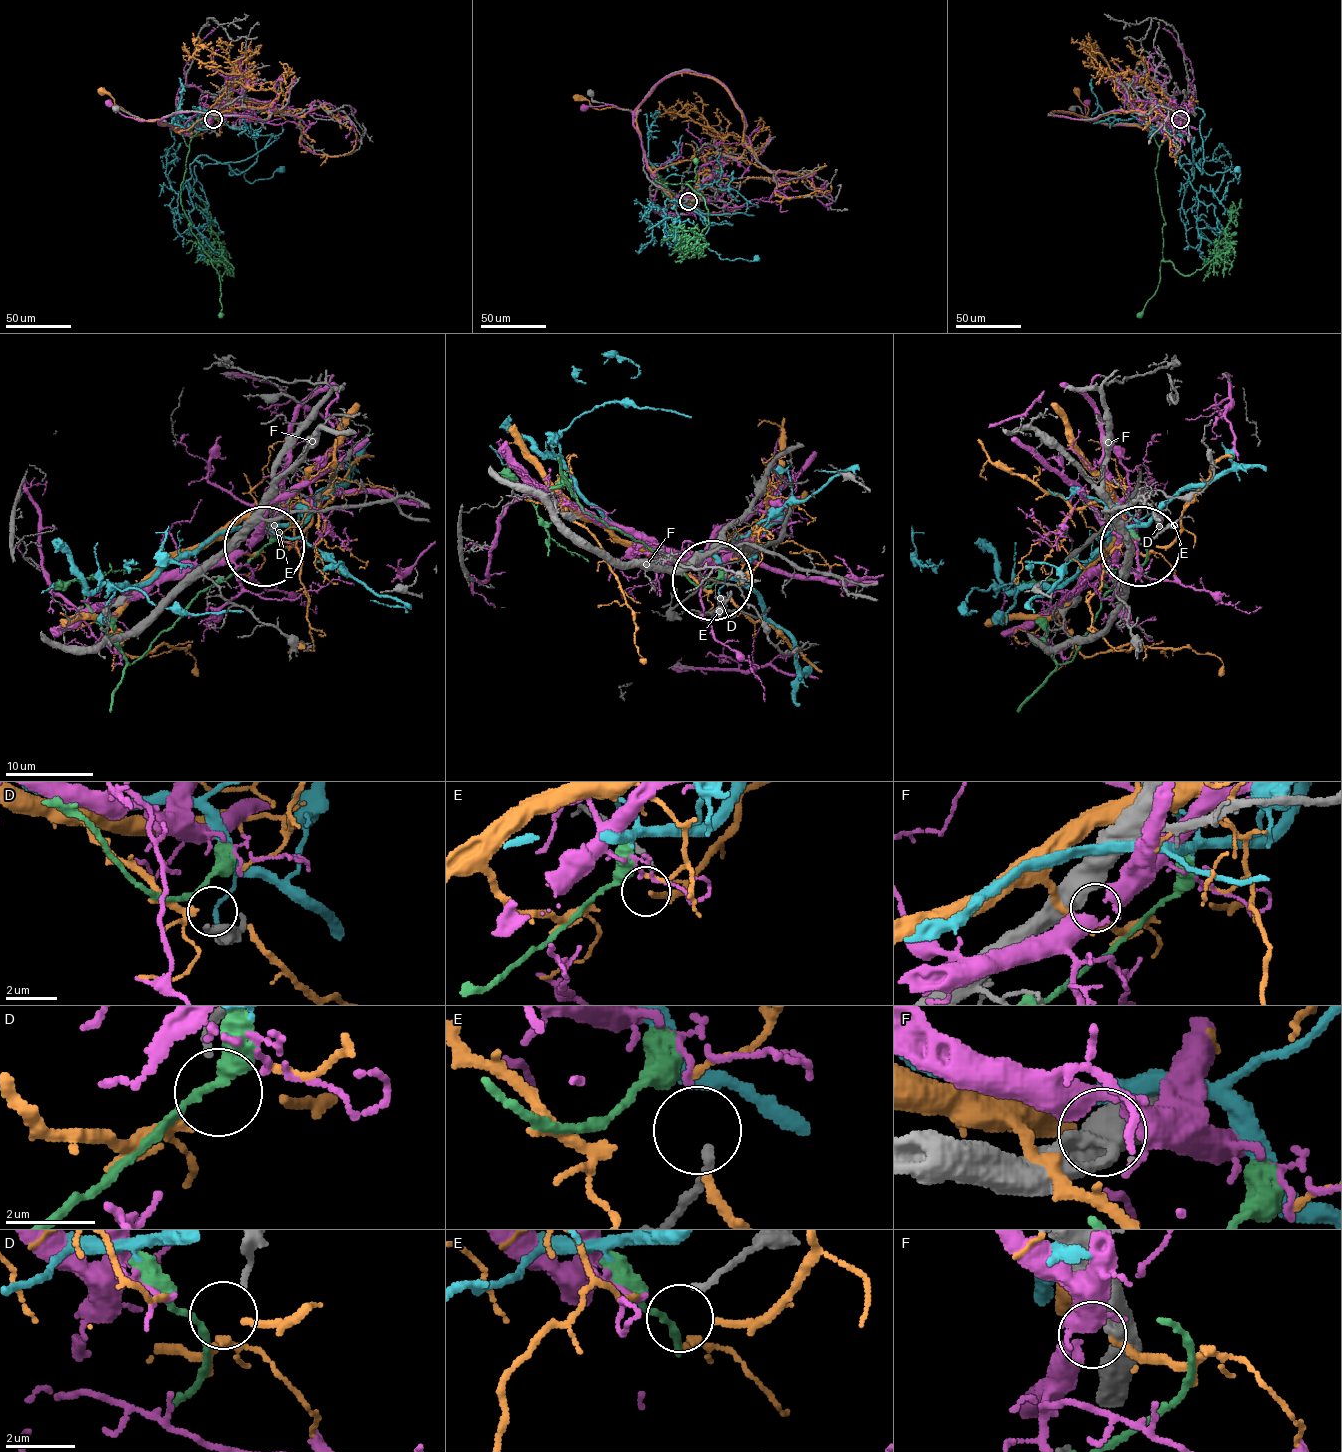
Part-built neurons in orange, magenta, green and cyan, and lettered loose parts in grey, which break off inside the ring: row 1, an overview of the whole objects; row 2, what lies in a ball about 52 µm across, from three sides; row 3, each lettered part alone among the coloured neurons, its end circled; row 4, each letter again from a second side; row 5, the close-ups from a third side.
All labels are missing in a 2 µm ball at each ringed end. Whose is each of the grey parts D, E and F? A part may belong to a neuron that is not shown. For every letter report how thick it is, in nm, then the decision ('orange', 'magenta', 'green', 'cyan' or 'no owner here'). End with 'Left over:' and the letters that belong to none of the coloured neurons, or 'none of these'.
D: 160 nm thick; green
E: 200 nm thick; no owner here
F: 600 nm thick; no owner here
Left over: E, F

